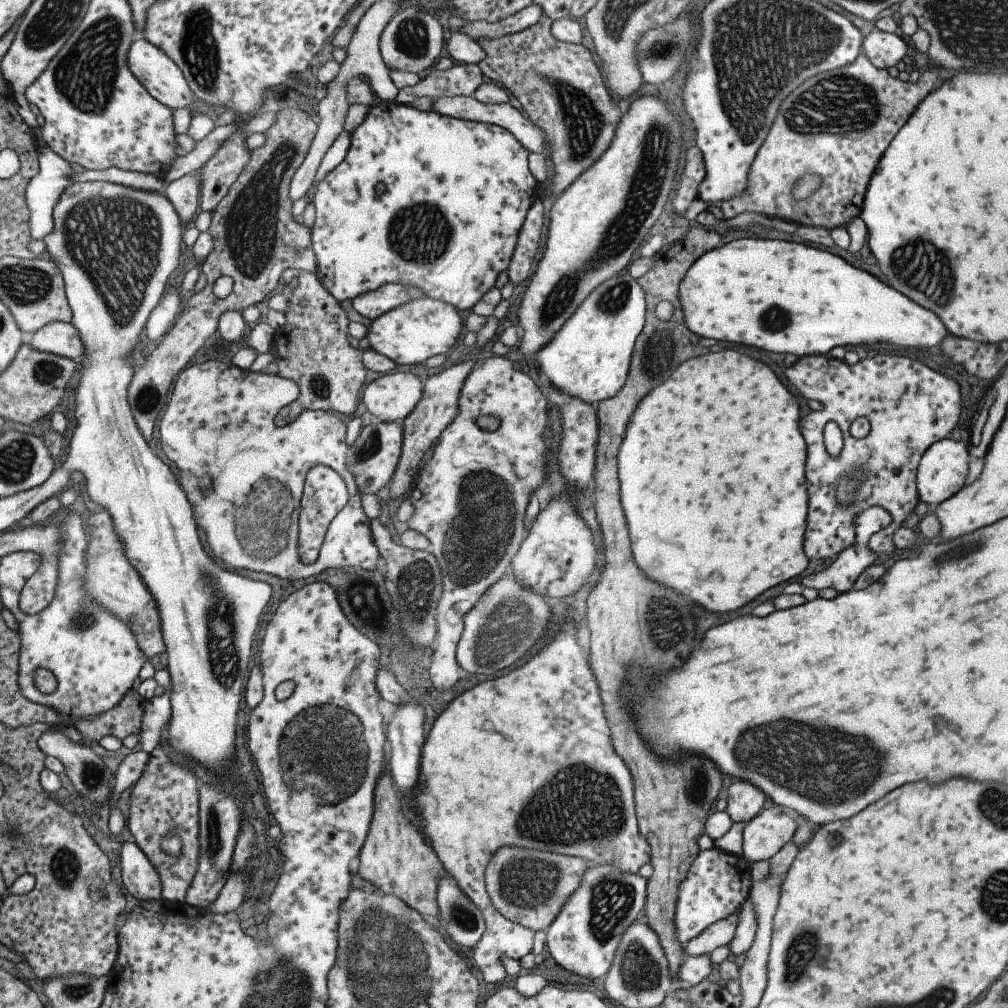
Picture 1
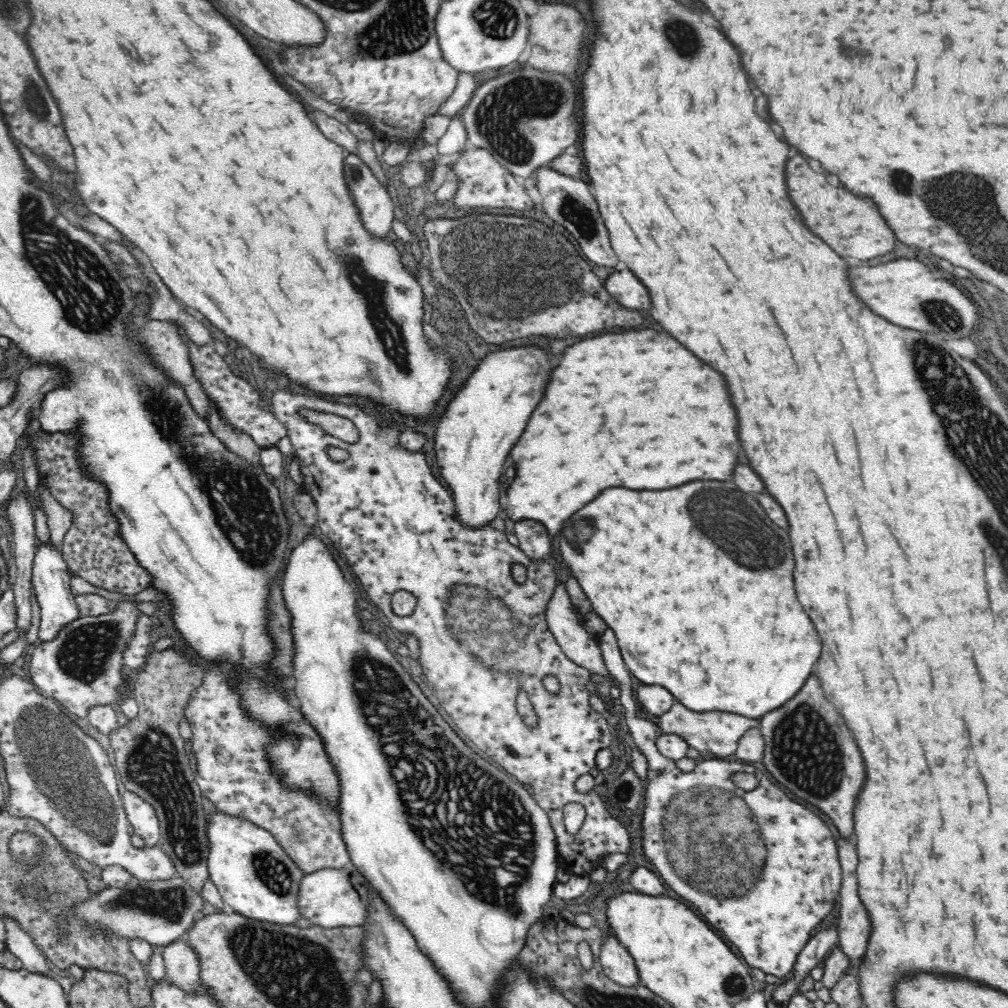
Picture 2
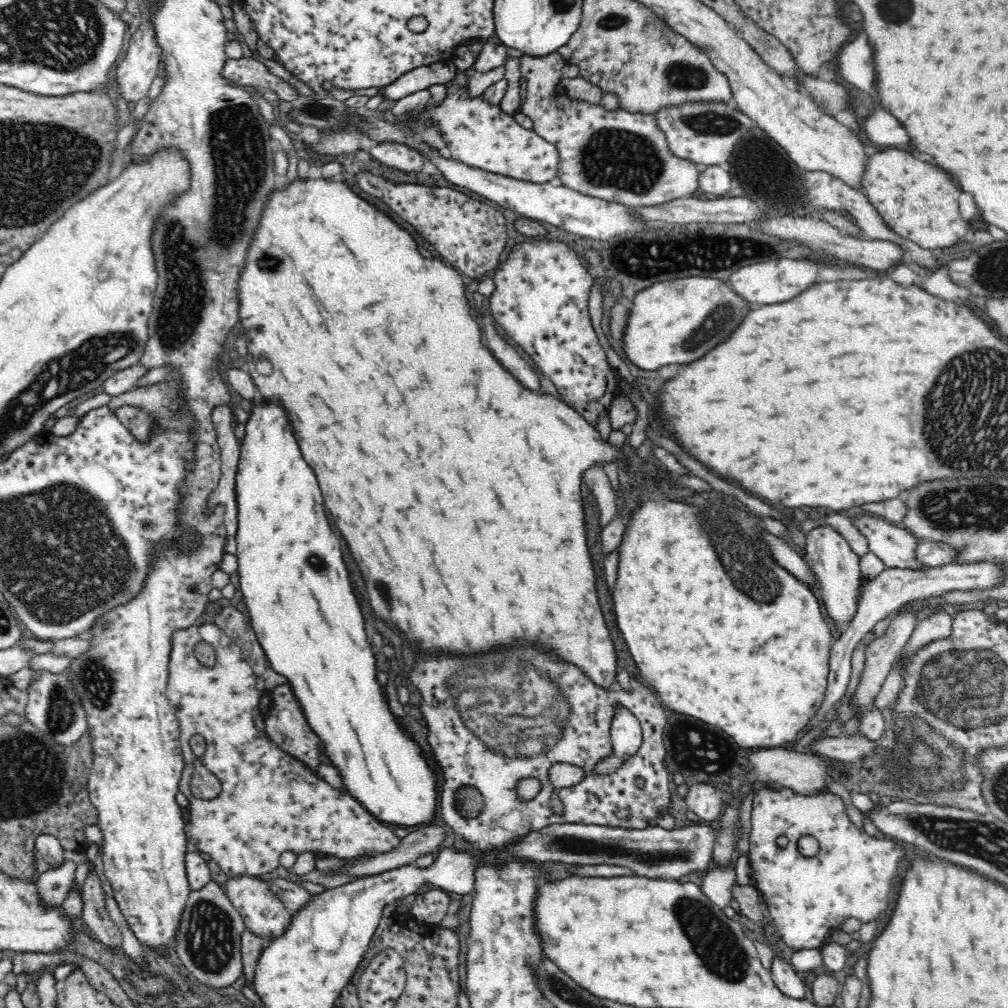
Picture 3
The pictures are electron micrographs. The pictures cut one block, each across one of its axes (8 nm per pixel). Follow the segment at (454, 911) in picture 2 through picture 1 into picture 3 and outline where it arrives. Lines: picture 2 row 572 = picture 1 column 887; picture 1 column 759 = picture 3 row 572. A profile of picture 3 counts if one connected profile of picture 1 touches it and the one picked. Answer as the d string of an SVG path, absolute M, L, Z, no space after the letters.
M265 401L263 405L254 404L253 413L249 417L245 426L246 435L240 446L240 462L236 474L236 496L238 505L238 530L236 534L237 541L237 562L239 573L240 592L243 594L243 600L248 610L249 623L252 625L256 635L256 642L266 655L271 669L281 674L287 683L291 686L291 691L296 701L302 708L304 719L310 725L310 729L316 733L320 739L323 758L329 765L336 770L342 782L343 792L355 799L363 806L368 813L376 820L388 825L389 827L412 828L413 826L426 826L434 822L436 812L438 812L438 801L440 790L438 790L438 772L428 764L426 754L422 746L415 740L413 734L408 730L408 726L402 724L402 719L397 718L389 706L389 701L384 695L385 687L378 683L378 669L376 669L376 658L372 651L372 643L368 641L366 630L364 630L364 616L360 602L352 588L352 580L348 574L348 568L342 554L342 544L338 536L332 532L330 522L324 512L322 504L322 494L318 490L316 476L312 474L310 466L302 460L300 448L296 444L293 435L293 429L289 425L284 409L273 402Z

